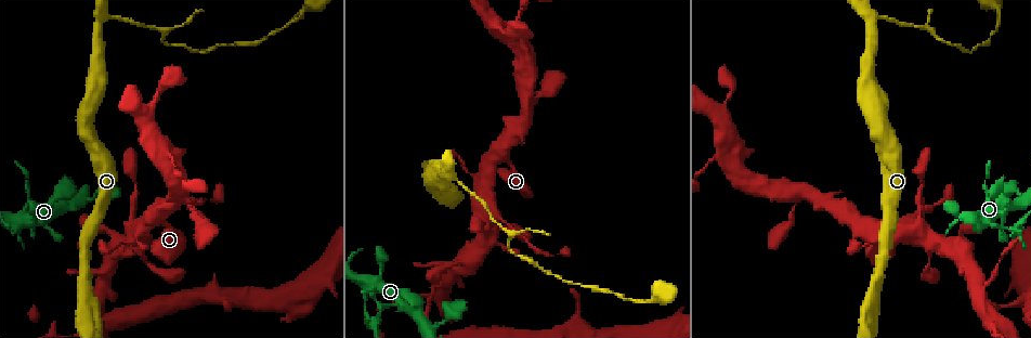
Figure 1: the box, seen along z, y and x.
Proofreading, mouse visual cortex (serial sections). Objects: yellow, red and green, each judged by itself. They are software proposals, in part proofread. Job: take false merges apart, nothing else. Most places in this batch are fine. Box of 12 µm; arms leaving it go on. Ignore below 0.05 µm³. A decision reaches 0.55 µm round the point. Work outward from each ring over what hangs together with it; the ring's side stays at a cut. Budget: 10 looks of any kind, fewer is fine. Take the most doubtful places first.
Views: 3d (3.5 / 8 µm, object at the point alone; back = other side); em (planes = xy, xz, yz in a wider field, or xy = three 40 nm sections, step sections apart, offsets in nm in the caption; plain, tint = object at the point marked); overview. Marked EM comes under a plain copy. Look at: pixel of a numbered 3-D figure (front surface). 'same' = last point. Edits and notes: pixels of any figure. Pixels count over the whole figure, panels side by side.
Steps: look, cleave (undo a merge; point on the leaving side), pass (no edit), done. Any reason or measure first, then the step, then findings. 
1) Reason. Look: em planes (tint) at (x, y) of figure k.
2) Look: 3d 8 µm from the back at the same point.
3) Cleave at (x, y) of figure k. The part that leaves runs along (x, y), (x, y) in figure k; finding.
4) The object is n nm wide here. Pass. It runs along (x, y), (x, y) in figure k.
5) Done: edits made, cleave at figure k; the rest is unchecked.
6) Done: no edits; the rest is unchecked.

Look: 3d 3.5 µm at (508, 248) of figure 1.

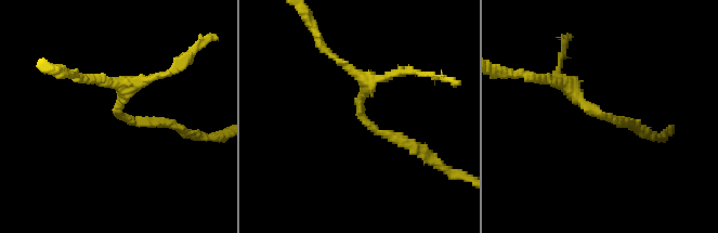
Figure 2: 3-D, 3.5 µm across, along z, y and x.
The arms are 150, 150 nm wide. Look: em xy step 1 (tint) at (600, 110) of figure 2.

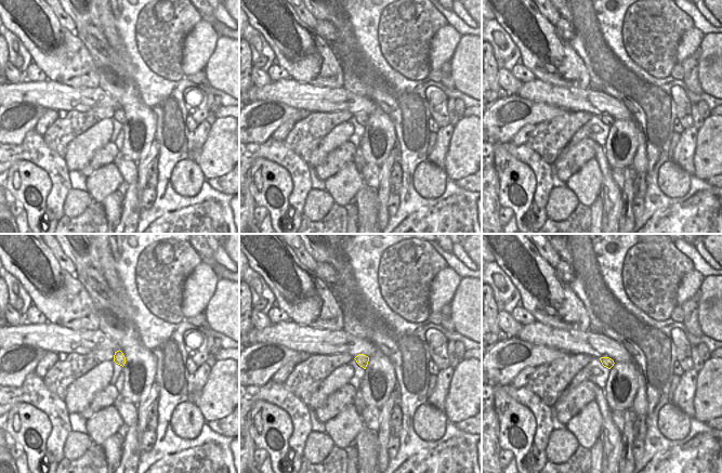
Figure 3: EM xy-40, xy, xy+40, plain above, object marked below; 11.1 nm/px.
The object is 130 nm wide here. Pass. It runs along (343, 65), (366, 85), (360, 115), (419, 149) in figure 2; continuous, no second cell.

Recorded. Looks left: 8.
Look: 3d 8 µm at (1003, 229) of figure 1.

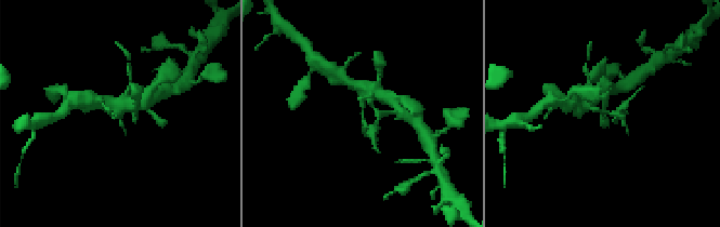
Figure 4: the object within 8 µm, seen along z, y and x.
Look: 3d 3.5 µm at (363, 114) of figure 4.

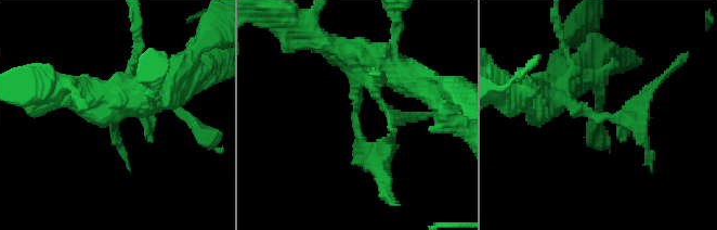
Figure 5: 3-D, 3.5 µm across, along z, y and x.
Need the tissue. Look: em xy step 5 (tint) at (358, 118) of figure 5.

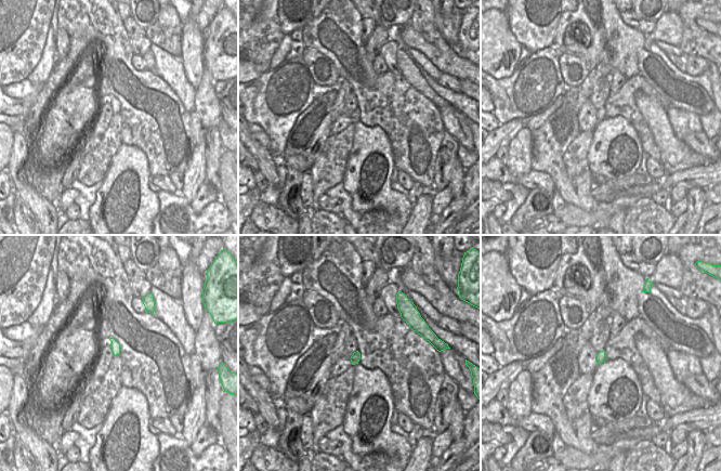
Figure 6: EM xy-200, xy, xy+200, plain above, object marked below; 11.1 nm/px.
Pass. All the same cell.

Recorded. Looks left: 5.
Narrows sharply. Look: 3d 3.5 µm at (929, 260) of figure 1.

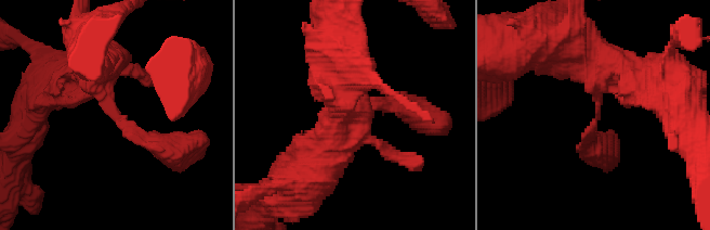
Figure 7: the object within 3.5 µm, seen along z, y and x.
The arms are 300, 500 nm wide; now the EM. Look: em xy step 1 (tint) at (123, 116) of figure 7.

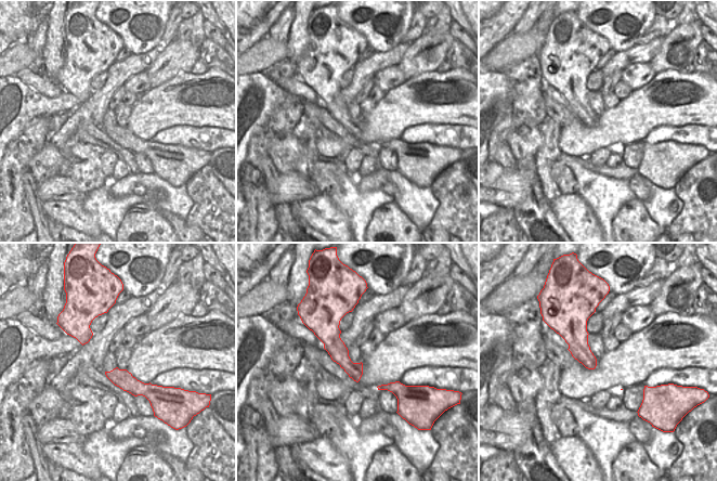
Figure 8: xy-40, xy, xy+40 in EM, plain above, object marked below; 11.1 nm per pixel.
Pass. It runs along (334, 324), (334, 346), (356, 378) in figure 8; continuous, no second cell.

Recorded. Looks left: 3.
Abrupt turn. Look: 3d 3.5 µm at (727, 155) of figure 1.

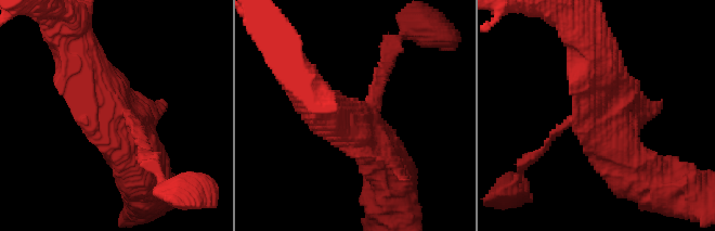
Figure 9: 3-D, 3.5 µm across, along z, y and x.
Look: em xy step 3 (tint) at (127, 114) of figure 9.

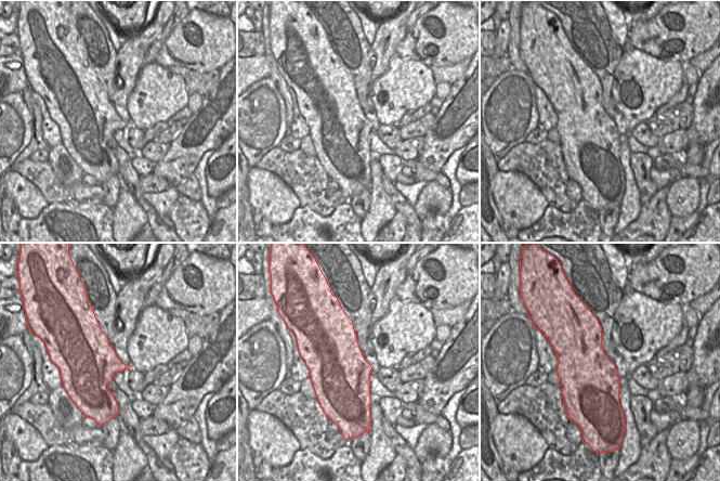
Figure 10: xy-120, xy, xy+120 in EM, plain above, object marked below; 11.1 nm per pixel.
Cut it another way. Look: em xy step 5 (tint) at the same point.

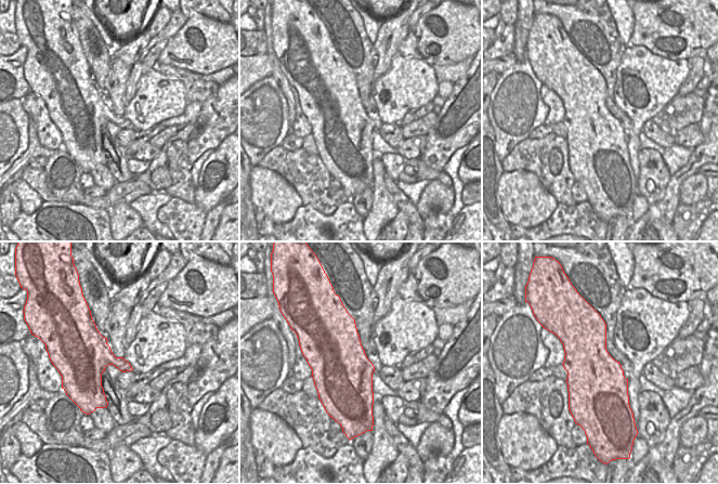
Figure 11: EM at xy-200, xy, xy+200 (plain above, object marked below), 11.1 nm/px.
Pass. It runs along (139, 171), (108, 91), (78, 51) in figure 9; one cell here.

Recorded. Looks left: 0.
Done: no edits; the rest is unchecked.

